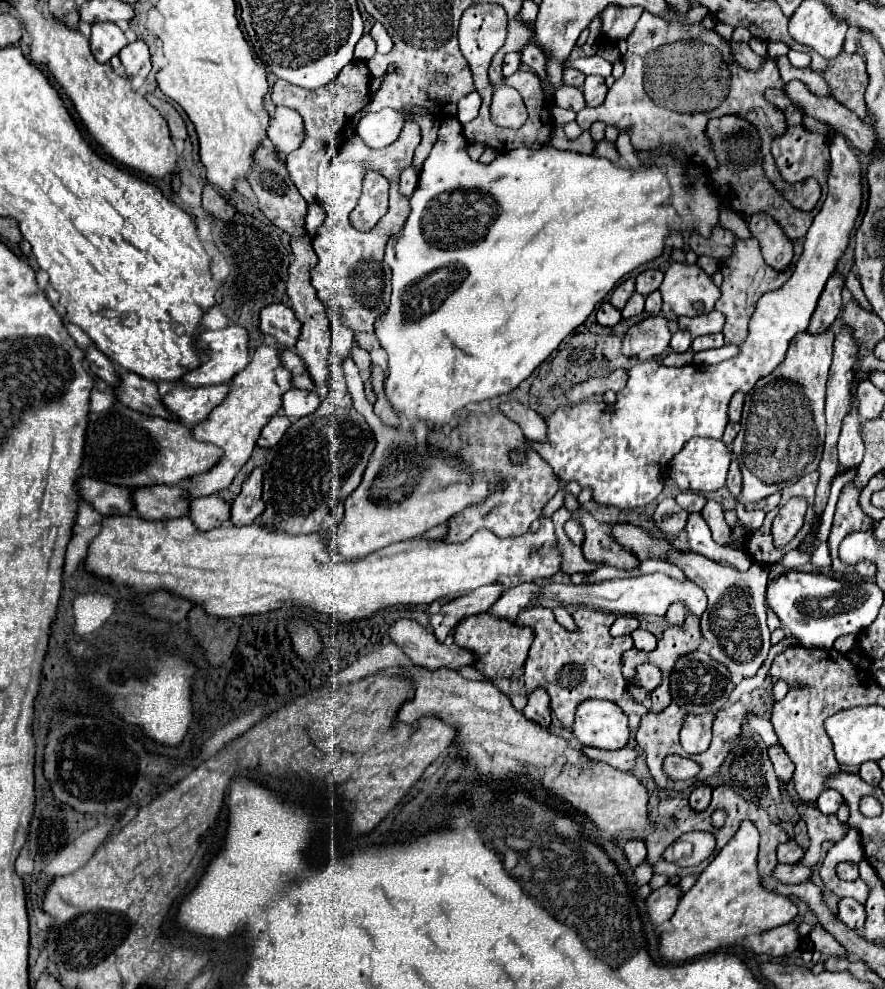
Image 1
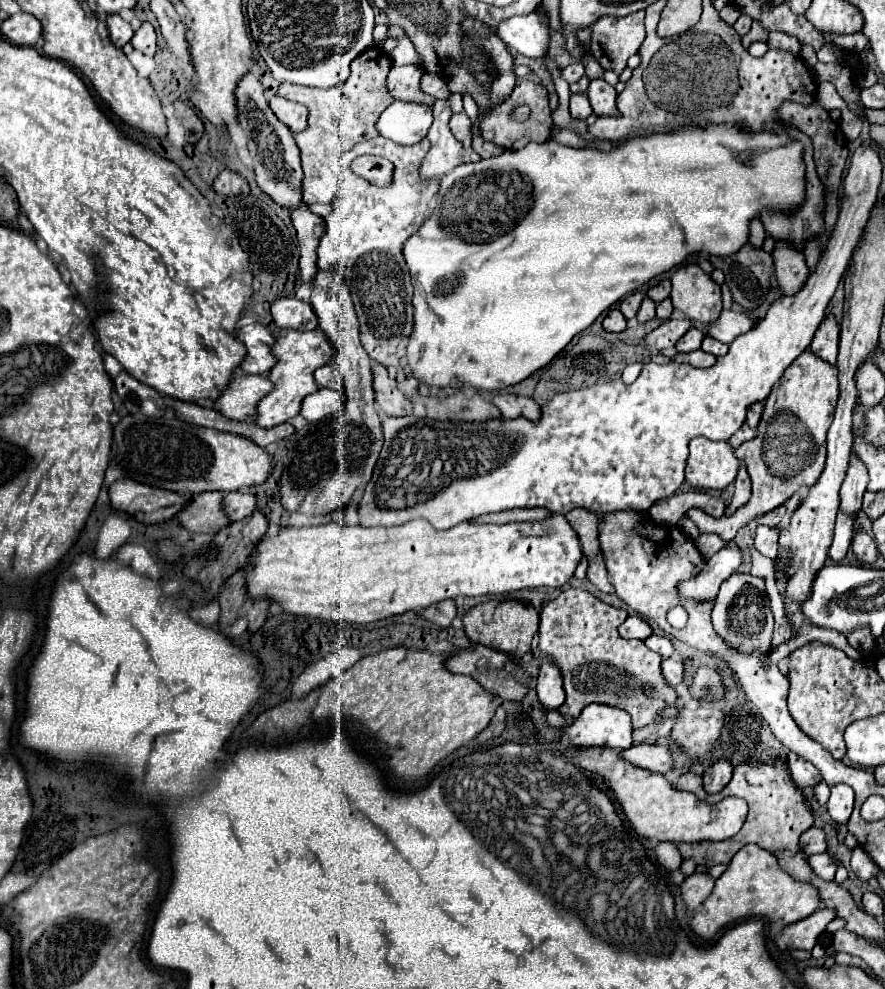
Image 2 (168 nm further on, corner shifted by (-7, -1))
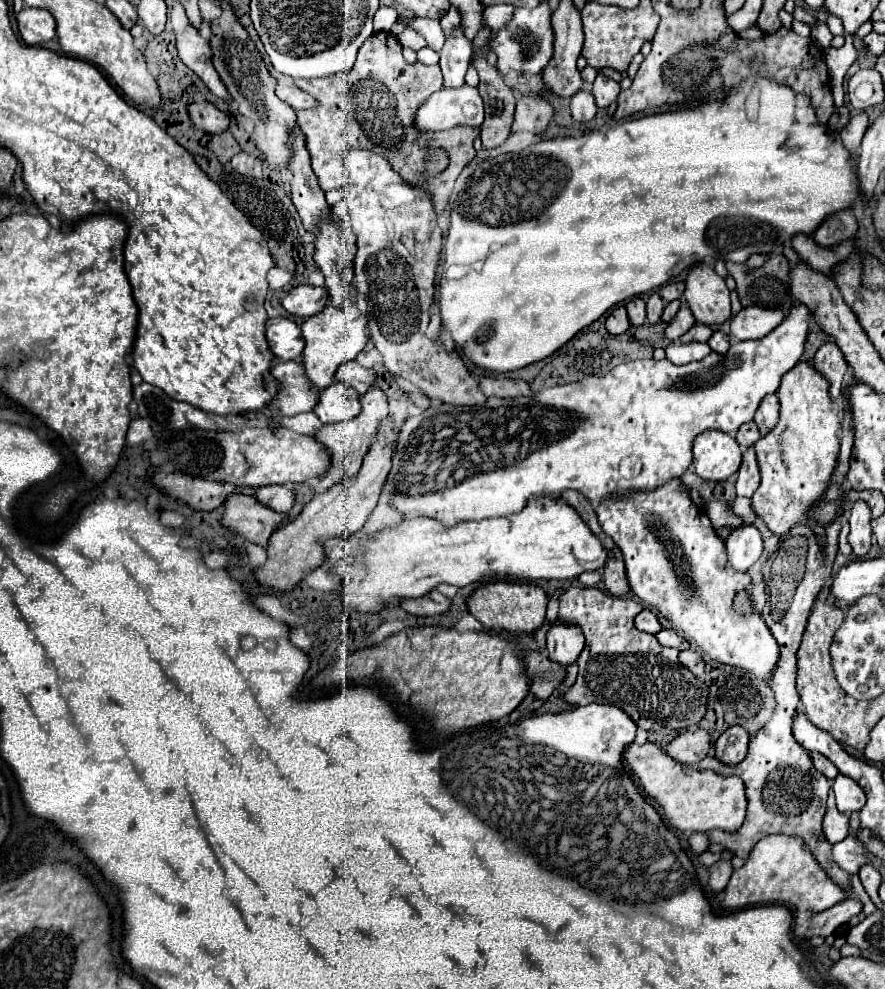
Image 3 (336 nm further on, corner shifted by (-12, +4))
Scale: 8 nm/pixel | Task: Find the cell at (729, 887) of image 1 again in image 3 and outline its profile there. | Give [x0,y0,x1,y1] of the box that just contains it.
[721,834,863,938]

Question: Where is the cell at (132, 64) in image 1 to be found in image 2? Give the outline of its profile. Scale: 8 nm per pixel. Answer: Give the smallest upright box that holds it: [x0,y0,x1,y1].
[132,21,156,57]

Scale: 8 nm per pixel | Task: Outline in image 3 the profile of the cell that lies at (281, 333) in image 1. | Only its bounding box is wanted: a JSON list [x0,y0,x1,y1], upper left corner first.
[283,284,329,318]

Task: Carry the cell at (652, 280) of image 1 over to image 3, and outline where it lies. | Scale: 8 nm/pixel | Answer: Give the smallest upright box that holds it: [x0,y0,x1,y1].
[659,282,685,304]

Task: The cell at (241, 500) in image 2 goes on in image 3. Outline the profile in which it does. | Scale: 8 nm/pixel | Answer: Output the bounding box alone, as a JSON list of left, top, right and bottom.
[255,486,293,512]

